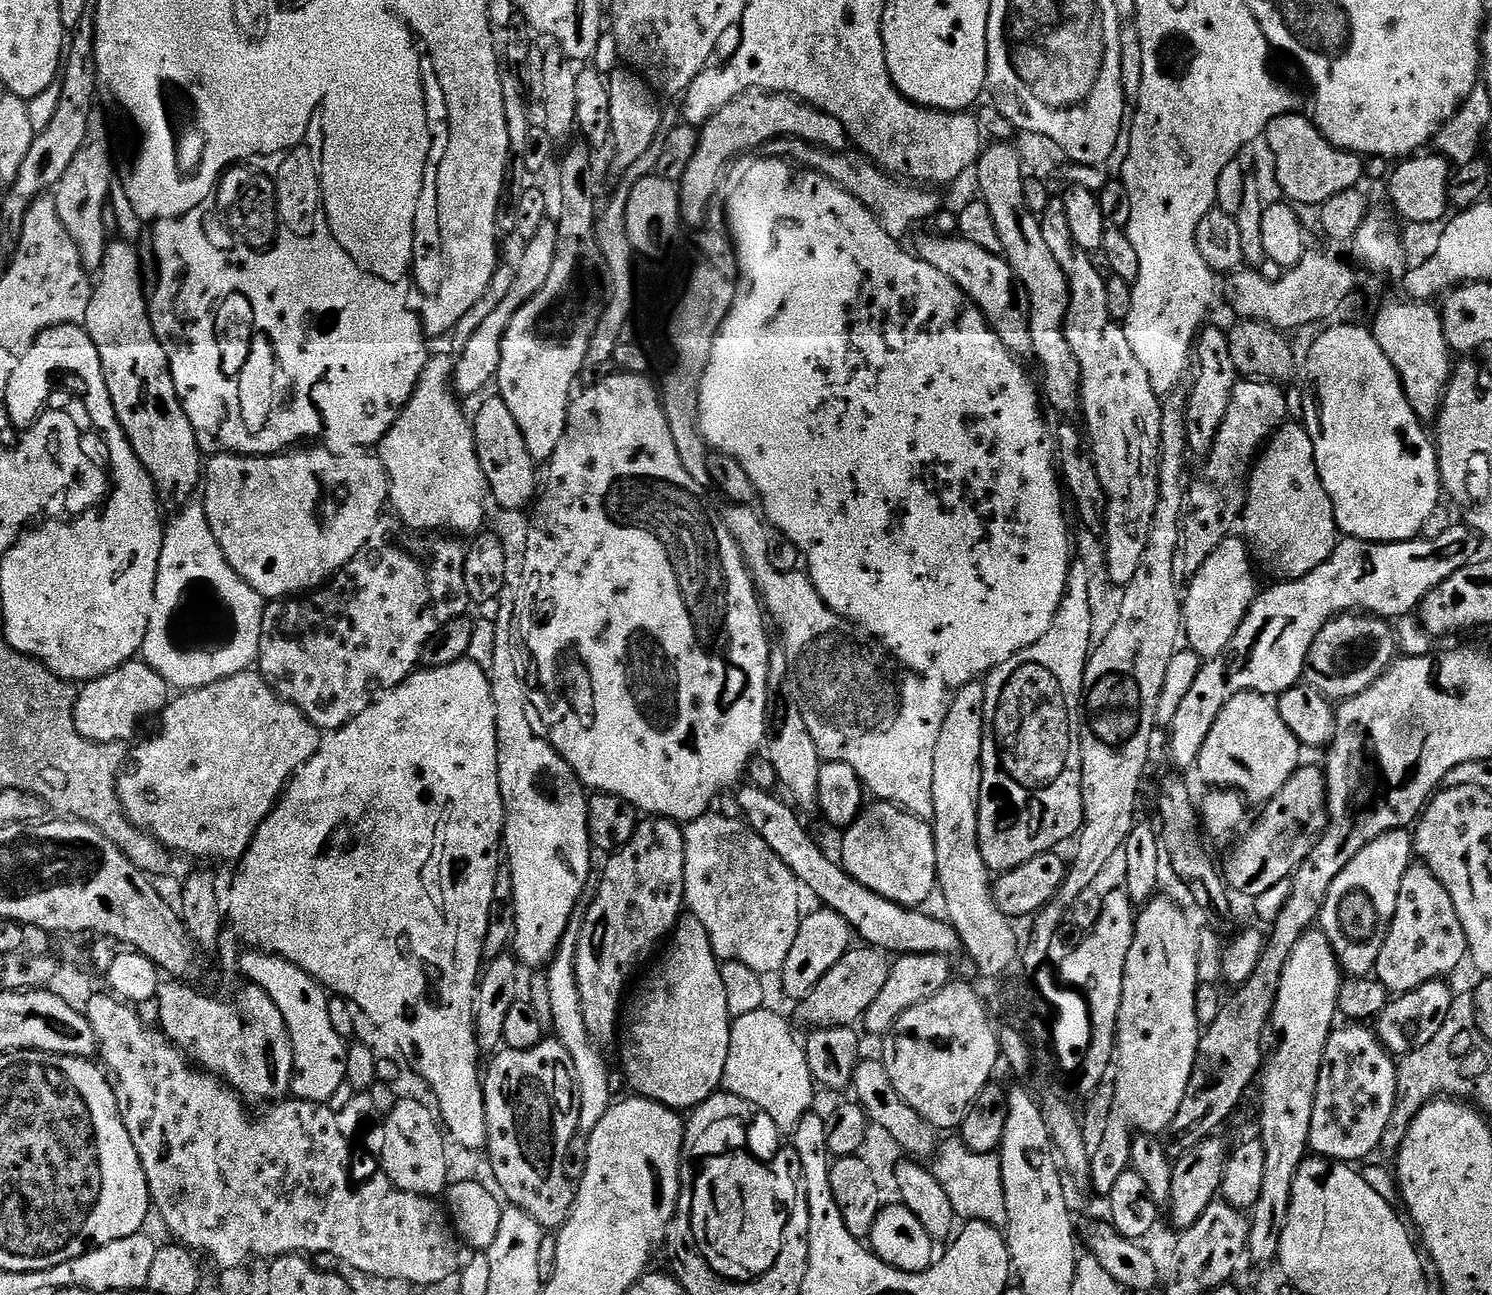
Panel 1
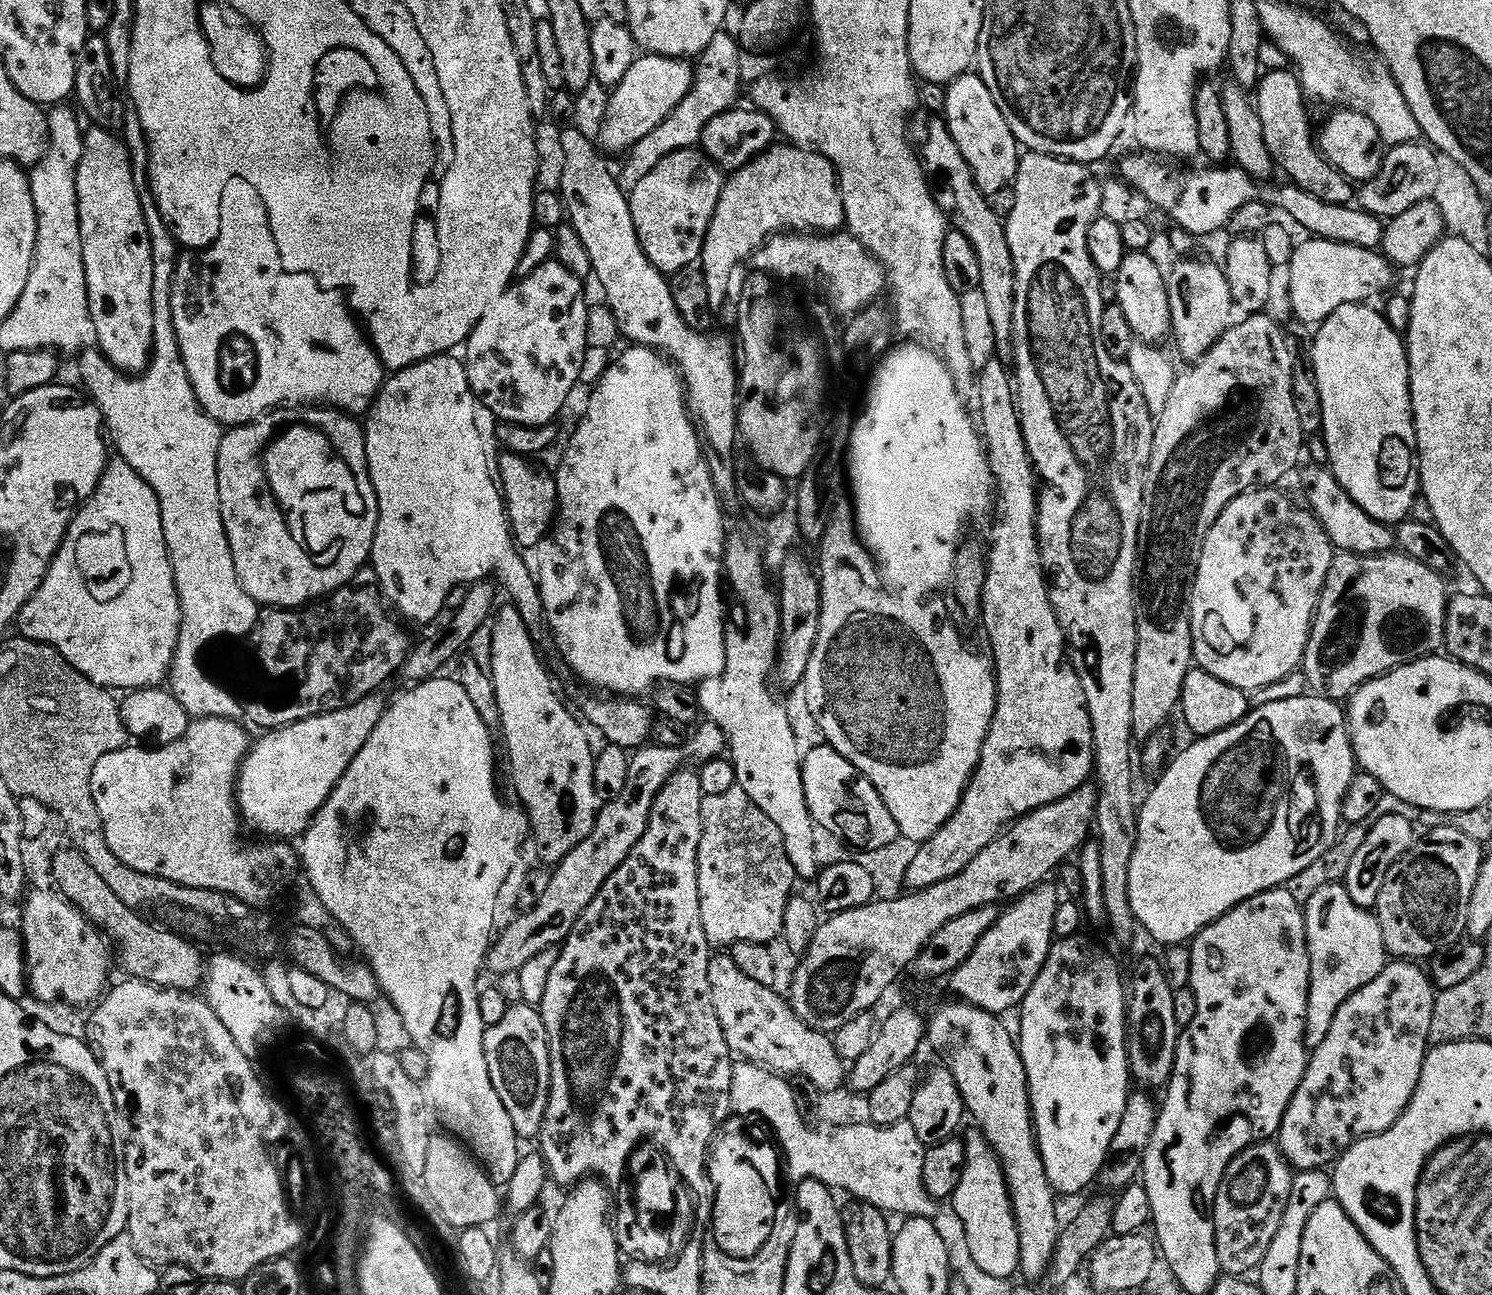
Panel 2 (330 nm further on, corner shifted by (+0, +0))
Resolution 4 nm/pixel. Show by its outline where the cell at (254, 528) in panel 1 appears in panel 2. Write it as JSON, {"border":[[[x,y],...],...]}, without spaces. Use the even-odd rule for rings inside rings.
{"border":[[[286,406],[281,410],[273,410],[258,420],[253,420],[251,424],[233,427],[221,435],[218,446],[218,498],[222,510],[222,522],[226,530],[226,538],[230,542],[234,570],[238,570],[238,578],[246,594],[250,594],[250,598],[255,600],[257,605],[267,606],[269,609],[303,609],[313,602],[323,601],[340,588],[351,585],[355,581],[352,579],[359,574],[360,567],[363,564],[365,567],[369,563],[380,517],[380,507],[368,473],[364,429],[352,420],[355,419],[351,415],[343,414],[331,406]]]}

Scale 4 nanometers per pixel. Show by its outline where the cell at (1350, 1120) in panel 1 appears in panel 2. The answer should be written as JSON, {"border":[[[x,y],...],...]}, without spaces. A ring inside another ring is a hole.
{"border":[[[1396,960],[1385,964],[1382,974],[1358,990],[1334,1014],[1334,1026],[1326,1042],[1311,1053],[1308,1069],[1282,1118],[1278,1147],[1297,1173],[1318,1171],[1335,1165],[1347,1148],[1365,1136],[1389,1132],[1412,1101],[1430,1048],[1430,1022],[1438,989],[1432,977],[1419,963]]]}

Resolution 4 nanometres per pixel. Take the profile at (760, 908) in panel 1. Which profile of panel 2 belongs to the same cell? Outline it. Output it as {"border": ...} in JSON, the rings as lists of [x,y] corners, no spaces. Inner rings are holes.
{"border":[[[739,786],[726,794],[705,796],[702,806],[704,829],[698,850],[698,890],[702,906],[702,926],[709,945],[716,950],[731,949],[734,944],[754,942],[771,944],[781,939],[788,899],[798,884],[794,866],[786,854],[782,833]]]}

